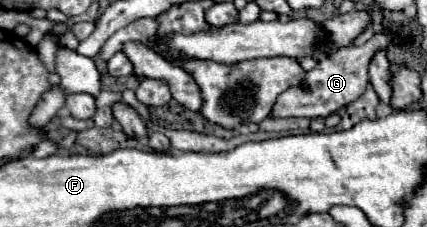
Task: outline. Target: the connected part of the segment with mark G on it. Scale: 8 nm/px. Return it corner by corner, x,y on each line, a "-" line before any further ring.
373,35
365,45
355,47
355,45
347,45
335,53
331,53
329,57
319,59
317,67
309,73
305,73
305,79
299,87
289,87
287,91
283,91
279,95
279,99
275,101
275,107
271,109
271,117
307,117
307,119
315,119
315,117
327,117
335,111
339,111
341,107
345,107
347,103
355,101
357,97
363,95
367,83
369,83
369,75
367,75
367,67
369,61
373,59
377,49
385,49
387,43
397,41
397,35

